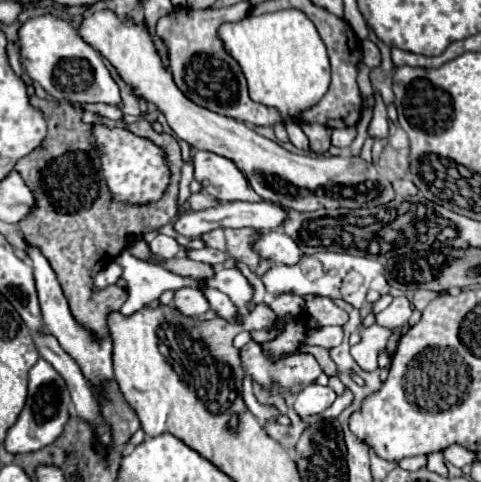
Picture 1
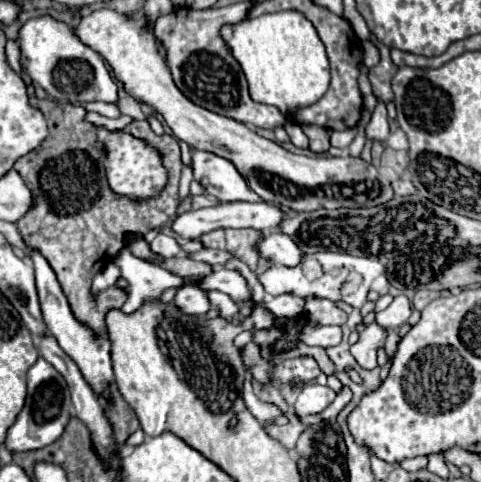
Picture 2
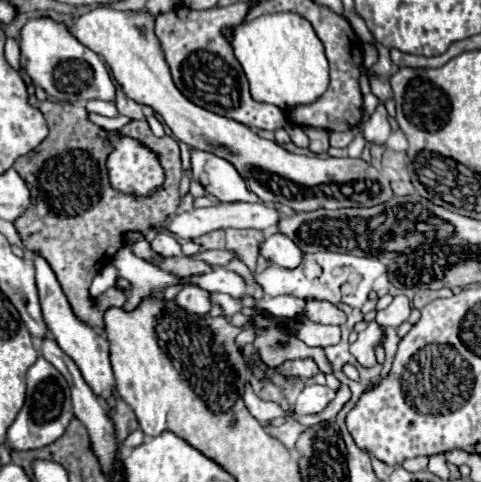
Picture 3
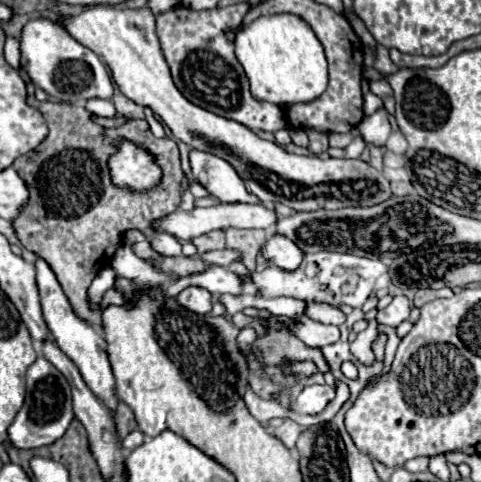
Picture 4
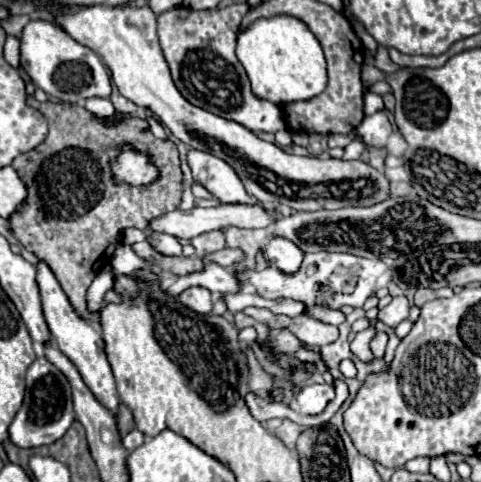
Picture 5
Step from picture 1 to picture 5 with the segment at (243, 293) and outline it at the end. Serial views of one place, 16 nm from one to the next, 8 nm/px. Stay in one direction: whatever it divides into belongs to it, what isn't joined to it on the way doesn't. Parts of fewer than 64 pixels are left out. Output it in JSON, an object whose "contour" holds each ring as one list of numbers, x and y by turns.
{"contour":[[206,262,202,270,180,276,168,288,168,292,172,292,172,296,178,296,180,292,184,292,186,288,192,288,192,286,204,286,210,292,232,292,232,294,240,292,240,288,236,288,236,280,232,280,232,272,218,266,216,262]]}

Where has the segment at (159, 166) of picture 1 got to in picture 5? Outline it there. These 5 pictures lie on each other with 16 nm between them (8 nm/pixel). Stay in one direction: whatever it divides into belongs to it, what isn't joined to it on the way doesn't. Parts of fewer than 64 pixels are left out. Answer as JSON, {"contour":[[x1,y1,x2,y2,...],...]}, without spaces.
{"contour":[[124,146,124,152,112,162,112,170,118,182,144,186,156,180,156,168,142,152,136,152,132,146]]}

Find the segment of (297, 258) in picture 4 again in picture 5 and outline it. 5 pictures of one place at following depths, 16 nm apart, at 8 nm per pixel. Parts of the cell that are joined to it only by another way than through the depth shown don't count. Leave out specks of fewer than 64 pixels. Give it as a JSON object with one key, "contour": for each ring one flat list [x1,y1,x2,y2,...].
{"contour":[[270,238,268,248,264,250,264,258,268,260,270,266,286,272,286,274,296,274,300,270,304,252,296,248,290,240,284,238]]}

